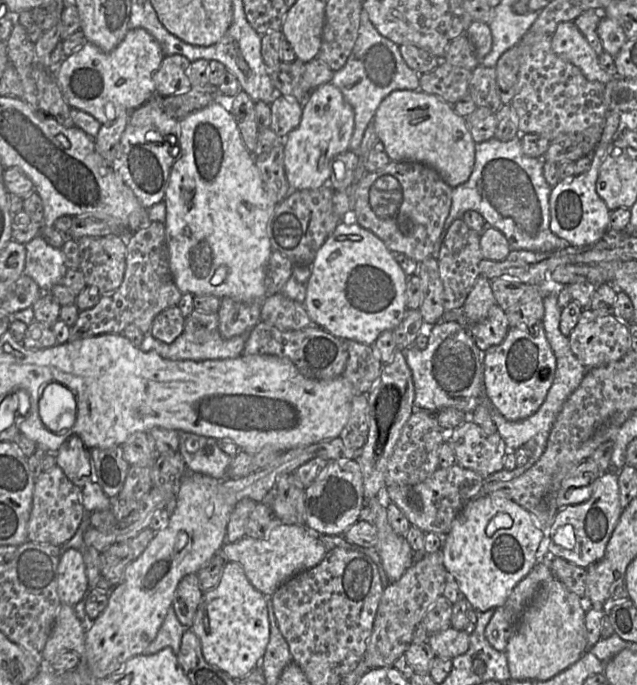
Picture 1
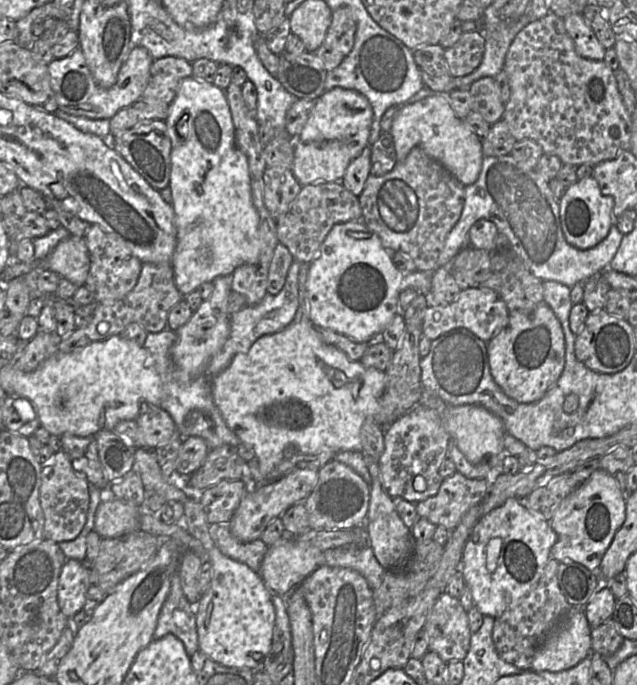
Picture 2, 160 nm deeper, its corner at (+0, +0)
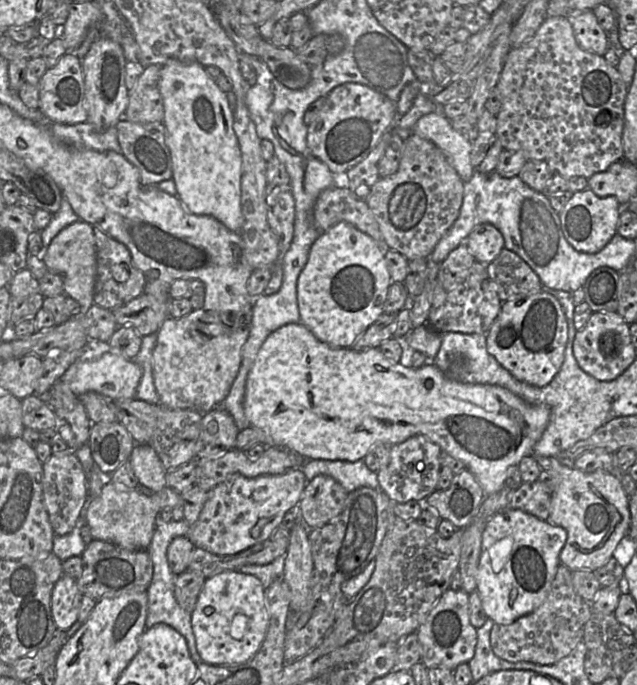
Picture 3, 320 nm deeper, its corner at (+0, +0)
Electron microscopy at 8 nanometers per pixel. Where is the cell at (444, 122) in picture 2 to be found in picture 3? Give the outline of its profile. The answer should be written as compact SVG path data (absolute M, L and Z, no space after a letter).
M441 111L422 116L413 126L411 133L440 148L464 183L472 178L475 172L471 163L473 143L468 137L455 131L450 120Z

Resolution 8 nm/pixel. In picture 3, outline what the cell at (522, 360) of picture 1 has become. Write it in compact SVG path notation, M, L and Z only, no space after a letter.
M545 289L503 302L487 335L487 351L514 378L535 387L548 385L560 370L568 339L568 324L559 301Z

